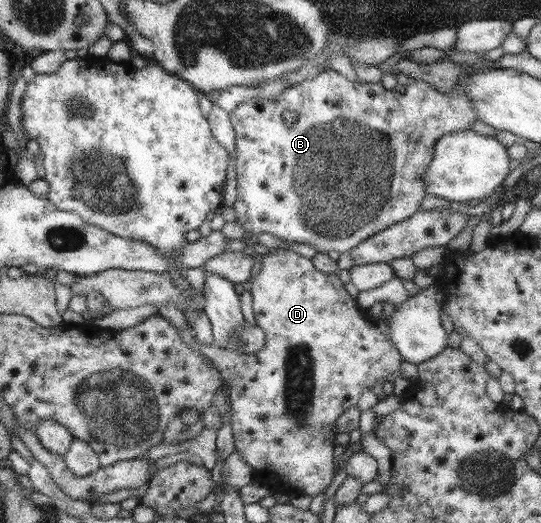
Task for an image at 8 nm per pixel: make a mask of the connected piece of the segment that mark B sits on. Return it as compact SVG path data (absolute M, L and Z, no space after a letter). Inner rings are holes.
M327 68L311 80L284 89L275 99L254 98L248 102L240 103L230 112L230 119L236 134L235 157L236 179L238 181L237 198L233 206L237 214L236 222L251 235L271 234L271 236L275 236L283 242L289 242L289 244L310 244L313 248L317 248L318 253L327 254L329 251L336 251L343 254L358 247L368 237L383 232L393 224L402 223L403 220L415 215L415 212L420 208L421 201L427 194L426 170L430 166L438 140L443 135L471 129L470 124L476 121L476 112L466 94L462 92L462 86L457 84L450 92L439 92L430 84L413 79L408 81L405 93L402 94L393 89L385 89L381 83L351 81L337 71ZM287 110L297 114L297 120L291 124L285 123L283 119L283 112L287 112Z

